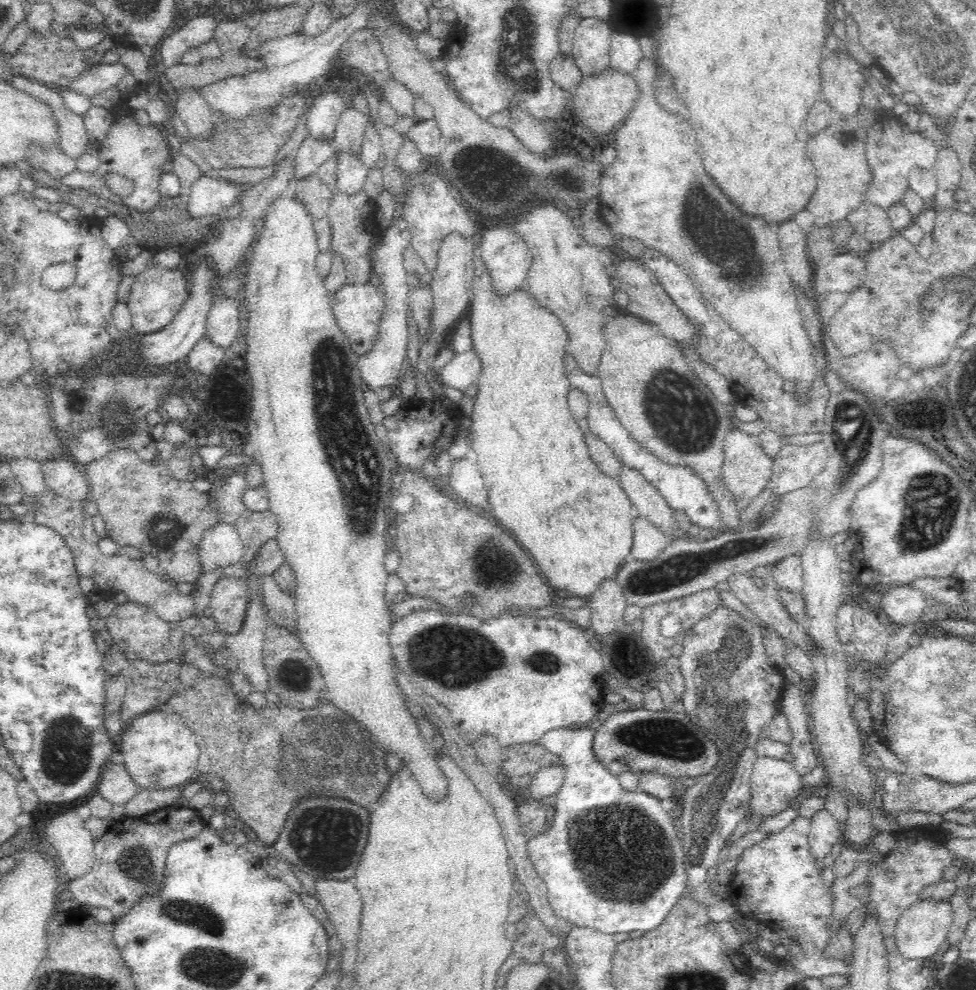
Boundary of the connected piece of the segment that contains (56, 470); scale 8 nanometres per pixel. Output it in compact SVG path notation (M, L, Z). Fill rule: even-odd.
M70 458L40 462L44 482L51 491L63 497L86 502L87 477L83 468Z

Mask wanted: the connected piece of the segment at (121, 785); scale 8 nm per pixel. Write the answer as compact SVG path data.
M112 761L105 764L97 785L97 793L114 805L126 805L140 789L124 764L115 764Z

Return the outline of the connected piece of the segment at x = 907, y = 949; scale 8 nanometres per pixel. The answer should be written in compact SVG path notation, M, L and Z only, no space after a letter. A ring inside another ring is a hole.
M918 900L911 904L897 920L896 946L909 959L930 960L940 949L945 948L948 932L953 928L953 908L950 901Z

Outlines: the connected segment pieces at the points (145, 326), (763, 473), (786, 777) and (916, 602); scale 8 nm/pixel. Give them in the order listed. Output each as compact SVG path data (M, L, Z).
M151 261L135 278L131 286L127 305L132 315L132 323L137 334L150 334L163 330L178 314L189 295L188 269L182 271L164 269L158 262Z
M732 427L723 446L722 482L732 493L737 508L746 509L767 486L772 474L773 459L761 448L760 437Z
M758 757L750 778L751 830L756 830L764 816L778 815L795 804L800 787L804 787L801 778L791 762Z
M908 585L889 589L881 598L881 610L897 626L919 623L928 606L926 596Z

